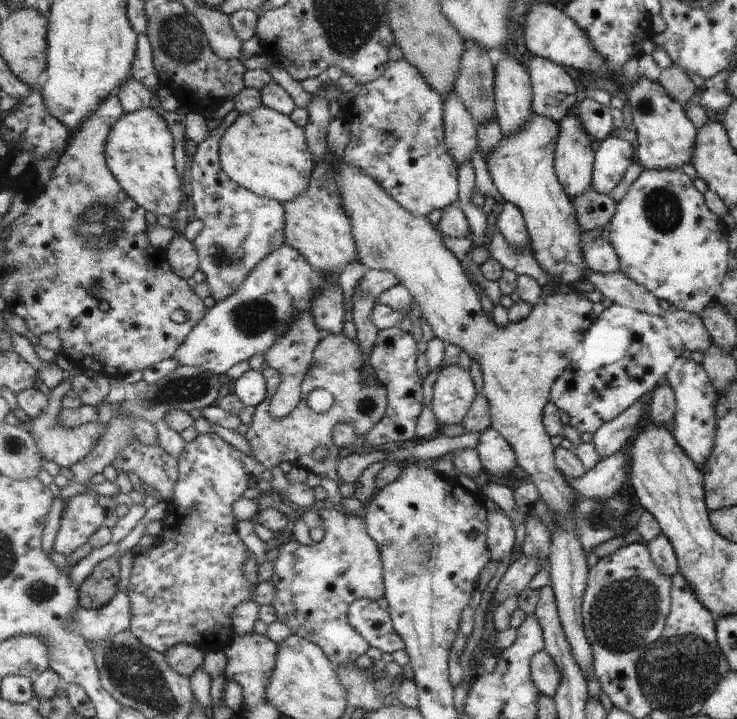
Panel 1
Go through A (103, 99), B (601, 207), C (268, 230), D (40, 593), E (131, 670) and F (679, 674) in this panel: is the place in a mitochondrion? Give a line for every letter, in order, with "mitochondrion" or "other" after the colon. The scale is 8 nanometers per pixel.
A: other
B: other
C: other
D: mitochondrion
E: mitochondrion
F: mitochondrion

